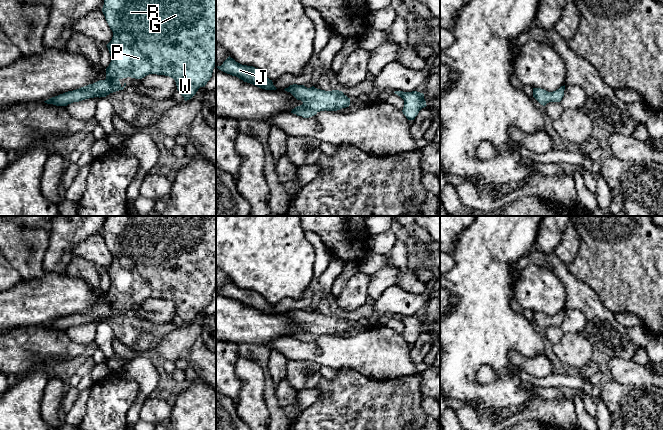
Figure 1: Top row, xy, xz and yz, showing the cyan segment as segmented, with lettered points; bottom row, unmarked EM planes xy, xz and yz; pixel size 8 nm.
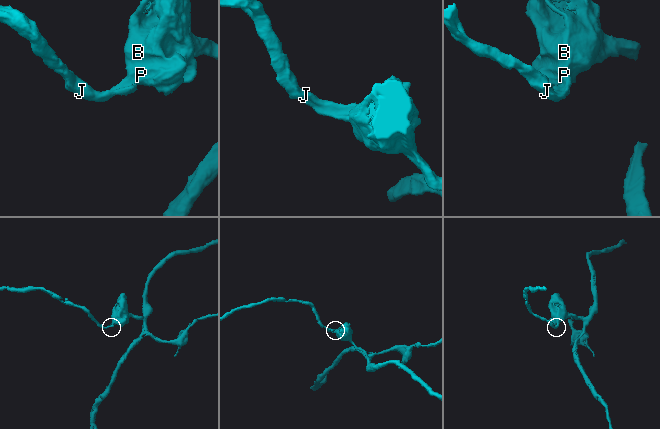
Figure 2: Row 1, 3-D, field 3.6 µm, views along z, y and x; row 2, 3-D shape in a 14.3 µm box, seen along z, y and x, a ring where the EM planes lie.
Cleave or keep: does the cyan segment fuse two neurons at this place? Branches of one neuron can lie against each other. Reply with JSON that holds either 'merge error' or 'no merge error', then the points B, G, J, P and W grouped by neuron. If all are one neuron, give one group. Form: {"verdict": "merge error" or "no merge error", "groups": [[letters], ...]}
{"verdict": "no merge error", "groups": [["B", "G", "J", "P", "W"]]}

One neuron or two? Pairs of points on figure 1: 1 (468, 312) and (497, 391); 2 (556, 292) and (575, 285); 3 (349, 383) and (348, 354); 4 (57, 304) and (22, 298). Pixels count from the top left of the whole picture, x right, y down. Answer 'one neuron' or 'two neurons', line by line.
1: one neuron
2: two neurons
3: two neurons
4: one neuron

